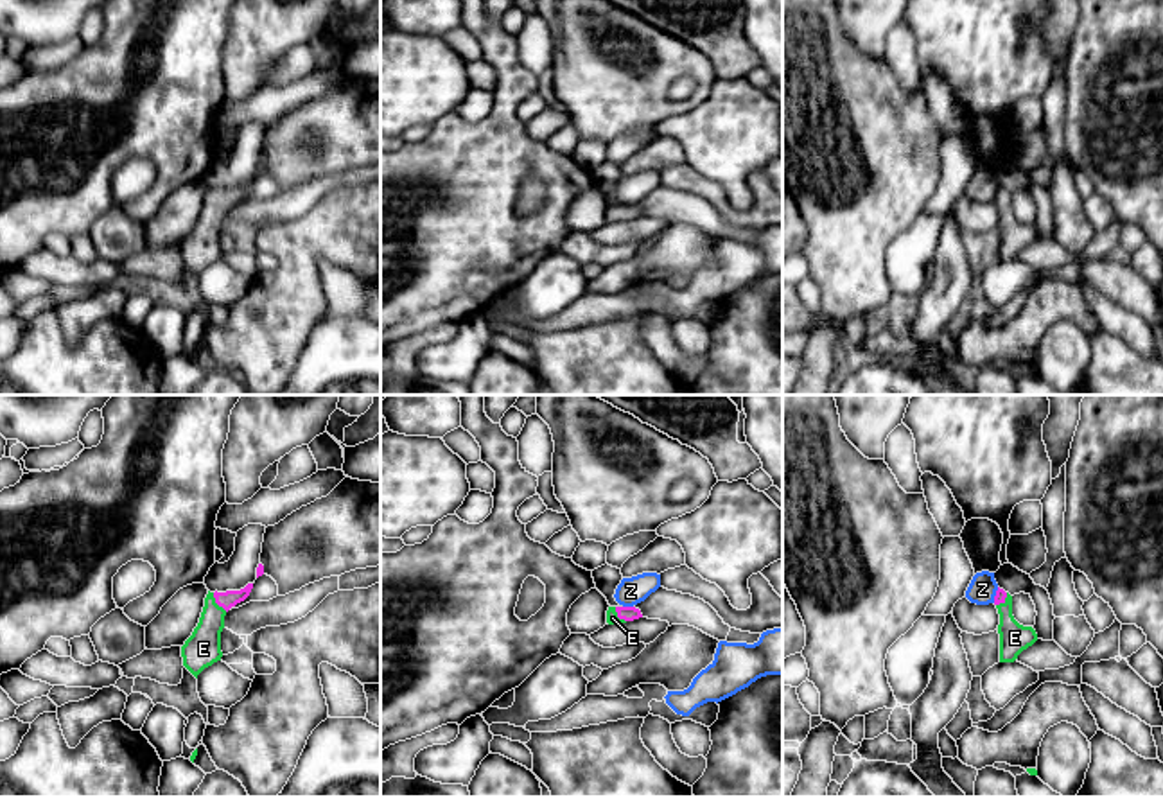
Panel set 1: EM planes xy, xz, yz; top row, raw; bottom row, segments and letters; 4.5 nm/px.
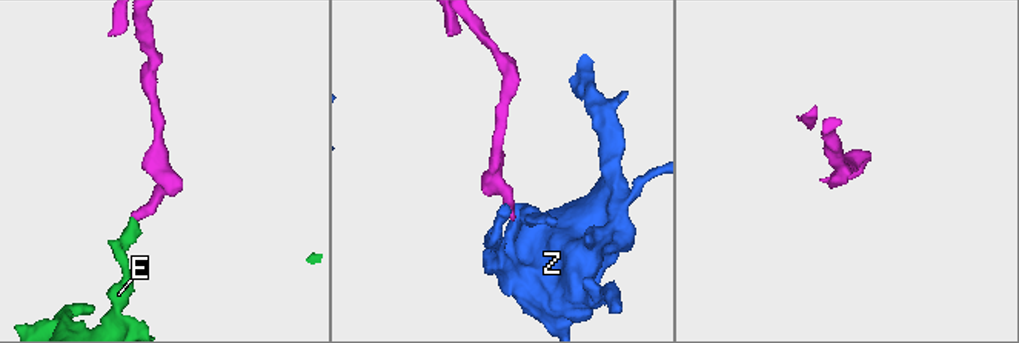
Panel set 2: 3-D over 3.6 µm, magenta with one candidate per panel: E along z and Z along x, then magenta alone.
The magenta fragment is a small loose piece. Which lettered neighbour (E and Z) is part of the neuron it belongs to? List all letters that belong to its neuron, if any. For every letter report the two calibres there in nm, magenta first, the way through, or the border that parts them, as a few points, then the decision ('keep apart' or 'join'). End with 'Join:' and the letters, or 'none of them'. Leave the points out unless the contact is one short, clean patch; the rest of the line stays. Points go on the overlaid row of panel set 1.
E: calibres 80 and 160 nm; way xy (230, 598), (218, 604), (203, 648); join
Z: calibres 60 and 120 nm; border xz (623, 605), (632, 607); keep apart
Join: E

